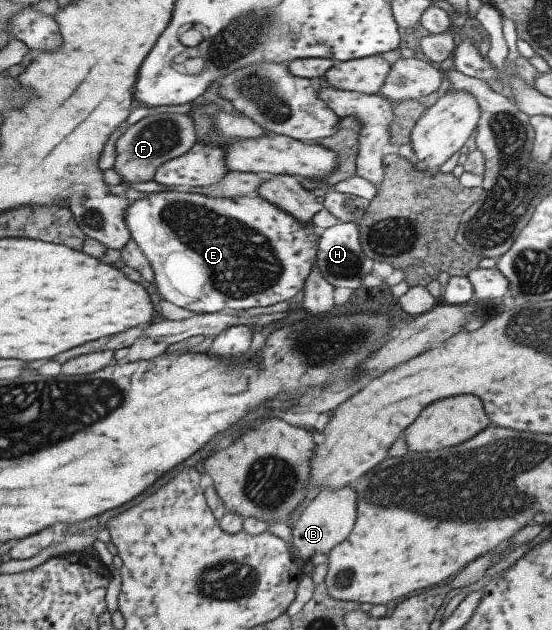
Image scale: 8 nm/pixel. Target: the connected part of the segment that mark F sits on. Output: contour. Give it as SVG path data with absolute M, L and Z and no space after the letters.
M149 113L134 125L125 126L124 132L115 142L116 158L112 168L122 181L148 182L152 180L156 167L182 156L196 140L193 118L180 113Z

